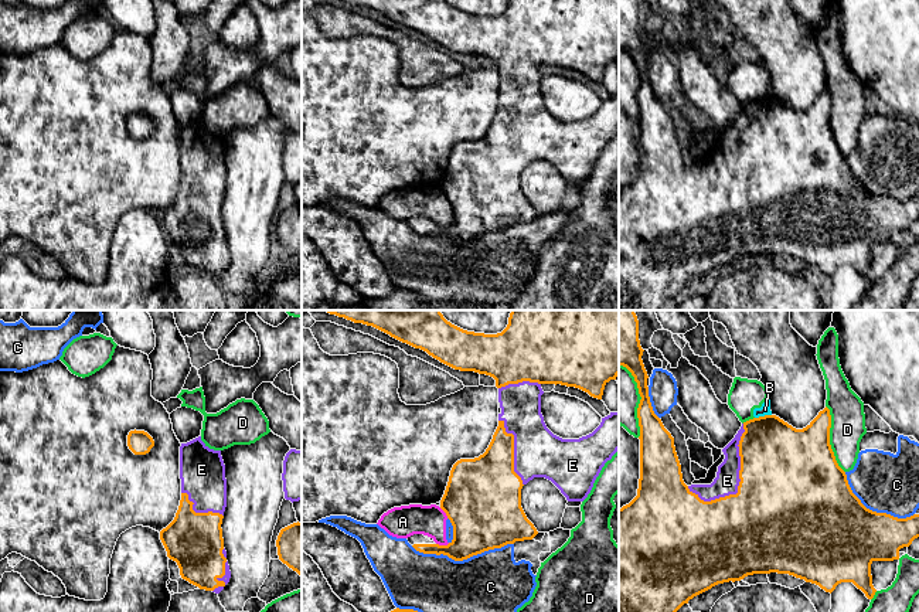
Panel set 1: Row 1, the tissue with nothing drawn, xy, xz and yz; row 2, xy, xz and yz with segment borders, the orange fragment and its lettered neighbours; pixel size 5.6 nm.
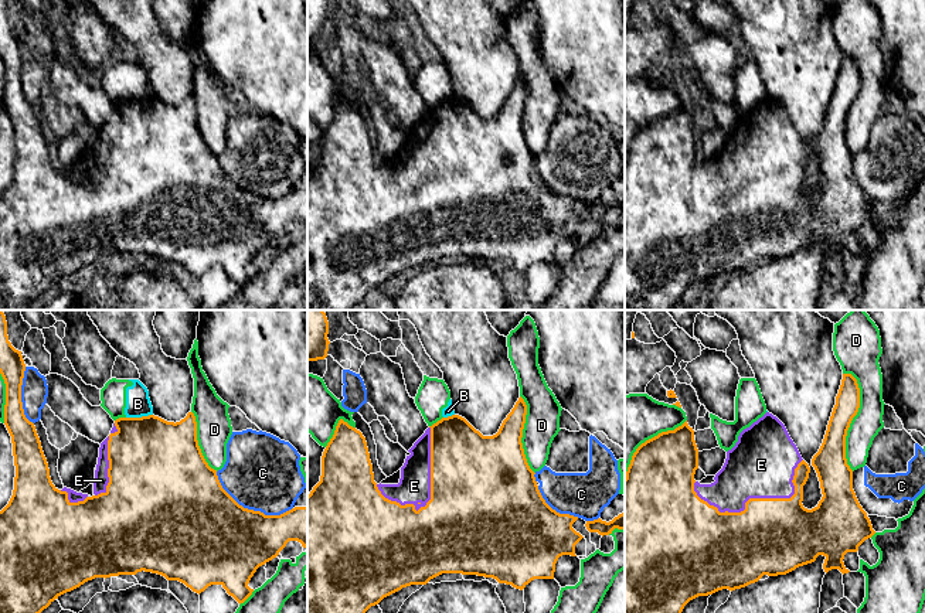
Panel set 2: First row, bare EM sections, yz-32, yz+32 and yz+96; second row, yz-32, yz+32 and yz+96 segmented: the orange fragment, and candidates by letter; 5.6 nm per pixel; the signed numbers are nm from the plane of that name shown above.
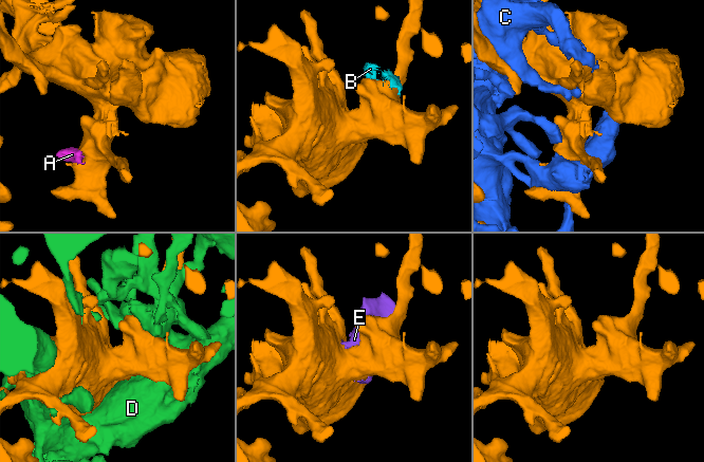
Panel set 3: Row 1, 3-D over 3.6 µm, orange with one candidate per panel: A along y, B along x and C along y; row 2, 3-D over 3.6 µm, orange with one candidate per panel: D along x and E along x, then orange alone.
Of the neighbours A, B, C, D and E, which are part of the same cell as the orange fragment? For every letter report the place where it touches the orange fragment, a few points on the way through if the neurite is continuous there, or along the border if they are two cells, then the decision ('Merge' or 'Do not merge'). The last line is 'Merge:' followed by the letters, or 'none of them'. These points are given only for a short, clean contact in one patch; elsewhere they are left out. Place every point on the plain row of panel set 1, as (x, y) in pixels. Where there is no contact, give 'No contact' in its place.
A: Touches orange at xz (442, 228). Do not merge
B: Touches orange at yz (762, 99). Boundary: yz (771, 97), (755, 101). Do not merge
C: Touches orange at xz (462, 242). Do not merge
D: Touches orange at yz (829, 122). Do not merge
E: Touches orange at yz (739, 159). Merge
Merge: E

